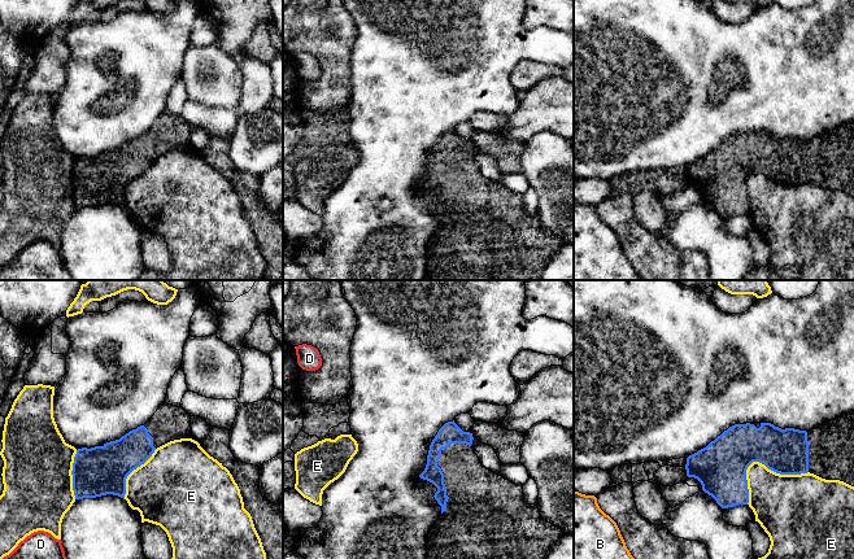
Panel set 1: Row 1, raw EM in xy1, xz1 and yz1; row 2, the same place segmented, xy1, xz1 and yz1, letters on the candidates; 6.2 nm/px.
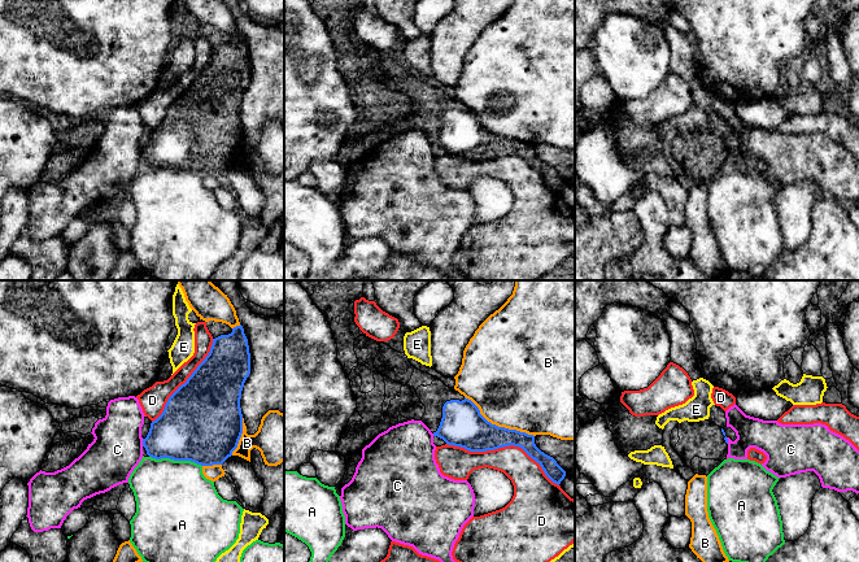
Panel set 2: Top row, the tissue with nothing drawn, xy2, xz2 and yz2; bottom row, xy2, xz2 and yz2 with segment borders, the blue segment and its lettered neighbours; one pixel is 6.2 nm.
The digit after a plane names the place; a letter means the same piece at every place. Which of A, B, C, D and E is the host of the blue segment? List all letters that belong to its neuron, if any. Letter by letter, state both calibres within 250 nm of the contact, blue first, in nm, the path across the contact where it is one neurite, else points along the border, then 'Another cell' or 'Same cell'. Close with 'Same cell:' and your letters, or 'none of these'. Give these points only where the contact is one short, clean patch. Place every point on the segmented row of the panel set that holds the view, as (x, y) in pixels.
A: Thickness 440 nm (blue) against 480 nm. Boundary: xy2 (149, 456), (156, 458), (190, 460), (201, 466). Another cell
B: Thickness 260 nm (blue) against 480 nm. Another cell
C: Thickness 360 nm (blue) against 320 nm. Boundary: xy2 (142, 439), (143, 445). Another cell
D: Thickness 240 nm (blue) against 200 nm. Another cell
E: Thickness 320 nm (blue) against 320 nm. Another cell
Same cell: none of these

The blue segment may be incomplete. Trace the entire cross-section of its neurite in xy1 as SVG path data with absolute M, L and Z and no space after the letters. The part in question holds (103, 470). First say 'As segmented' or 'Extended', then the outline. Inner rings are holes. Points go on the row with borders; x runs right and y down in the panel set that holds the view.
Extended. M165 402L144 425L119 440L78 449L71 471L75 499L106 494L125 499L127 476L157 447L180 438L191 438L191 415Z

